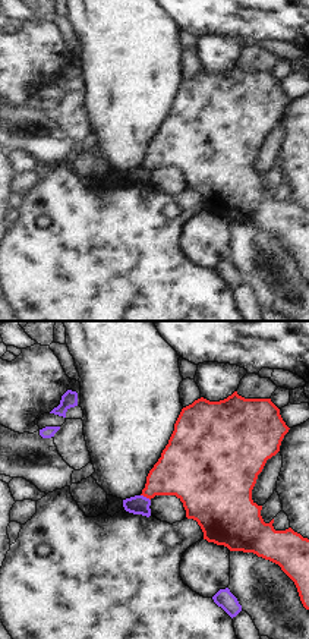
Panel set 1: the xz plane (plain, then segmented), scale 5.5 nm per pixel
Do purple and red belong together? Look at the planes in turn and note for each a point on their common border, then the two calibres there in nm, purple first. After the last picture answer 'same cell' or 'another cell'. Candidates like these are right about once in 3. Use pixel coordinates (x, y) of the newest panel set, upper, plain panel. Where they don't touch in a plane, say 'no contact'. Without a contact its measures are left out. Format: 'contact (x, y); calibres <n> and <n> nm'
contact (145, 169); calibres 110 and 280 nm

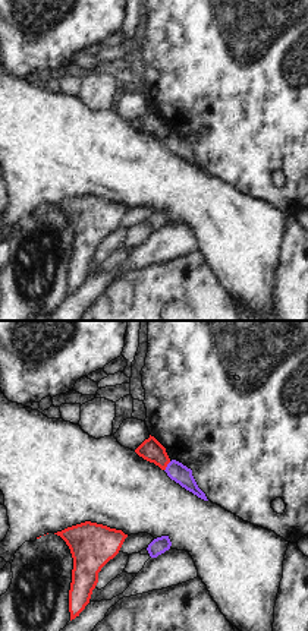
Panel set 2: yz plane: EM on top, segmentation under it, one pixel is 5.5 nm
contact (167, 138); calibres 100 and 120 nm

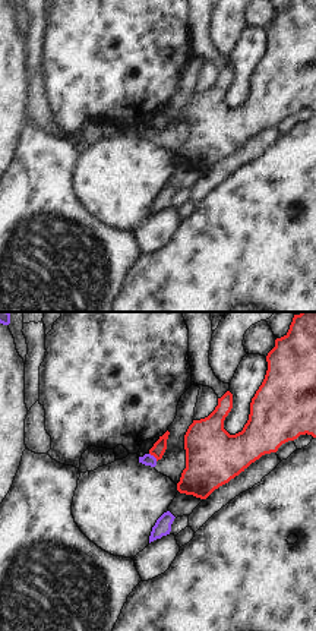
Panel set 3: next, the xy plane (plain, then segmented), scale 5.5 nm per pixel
contact (154, 129); calibres 60 and 70 nm

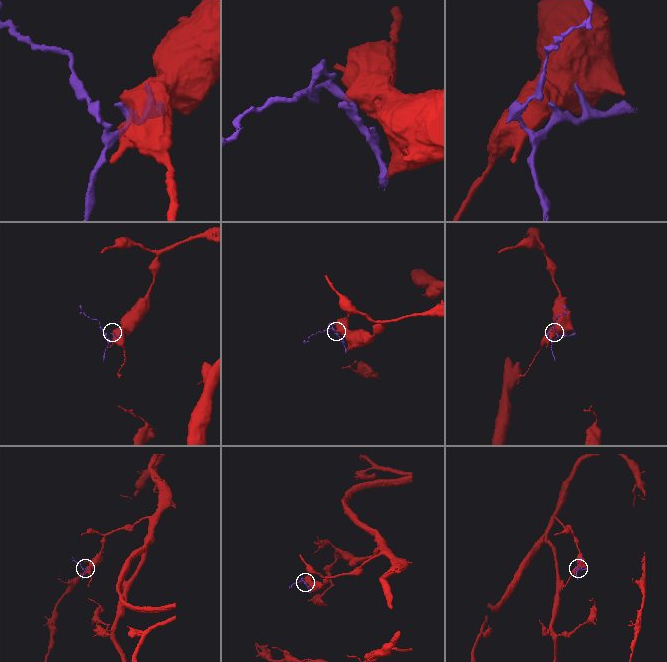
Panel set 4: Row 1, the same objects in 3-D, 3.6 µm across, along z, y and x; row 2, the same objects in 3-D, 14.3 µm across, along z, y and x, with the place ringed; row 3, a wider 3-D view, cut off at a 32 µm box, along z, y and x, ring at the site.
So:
another cell

